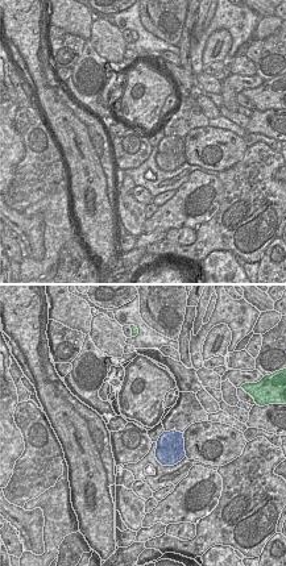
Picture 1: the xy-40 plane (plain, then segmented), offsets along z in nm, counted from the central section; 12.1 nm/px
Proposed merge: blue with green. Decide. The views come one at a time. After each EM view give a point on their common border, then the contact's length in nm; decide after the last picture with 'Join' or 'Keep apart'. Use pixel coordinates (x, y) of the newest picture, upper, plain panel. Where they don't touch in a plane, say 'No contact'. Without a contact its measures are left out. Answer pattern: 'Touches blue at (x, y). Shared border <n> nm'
No contact

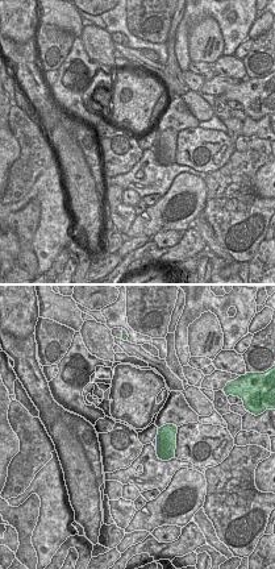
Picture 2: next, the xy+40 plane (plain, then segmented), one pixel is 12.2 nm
Touches blue at (155, 149). Shared border 160 nm

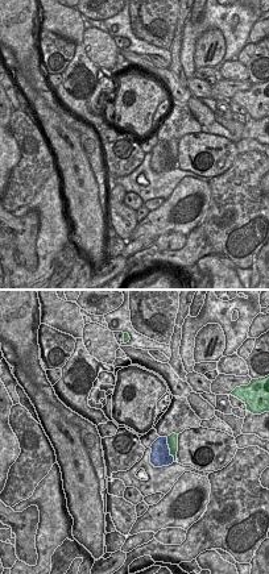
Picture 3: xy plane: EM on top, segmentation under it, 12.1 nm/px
Touches blue at (169, 154). Shared border 320 nm

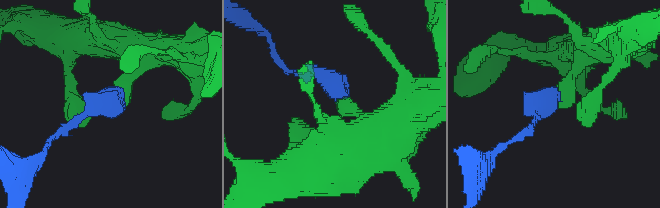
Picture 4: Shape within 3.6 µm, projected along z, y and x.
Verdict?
Keep apart

